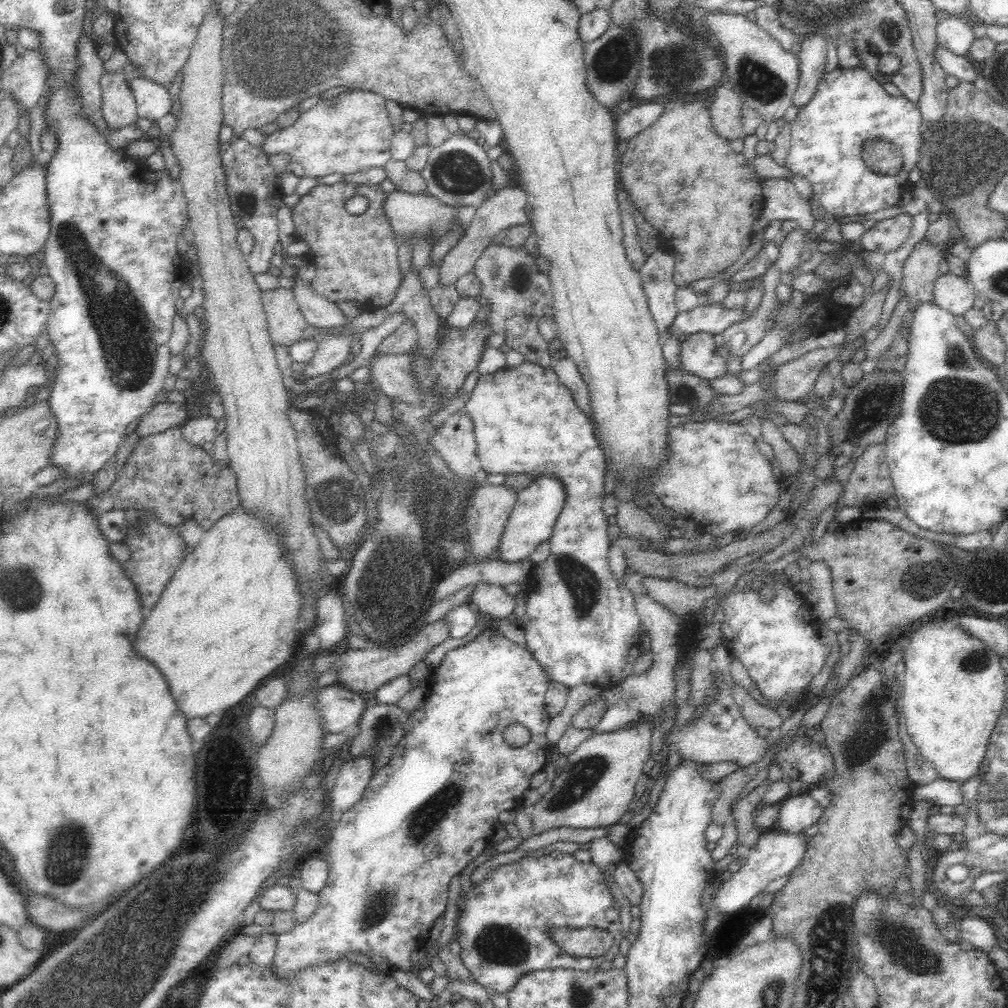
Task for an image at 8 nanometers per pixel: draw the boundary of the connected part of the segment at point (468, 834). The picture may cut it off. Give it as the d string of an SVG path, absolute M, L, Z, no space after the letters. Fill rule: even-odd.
M489 628L484 629L474 640L464 646L449 650L443 657L437 668L430 670L432 681L430 682L422 708L415 710L408 717L406 733L393 750L392 758L386 766L375 772L370 779L362 798L349 808L330 830L325 841L324 849L327 854L328 880L326 886L317 892L320 904L316 912L304 923L297 923L290 932L277 936L277 948L273 962L270 964L273 978L289 983L300 972L320 966L320 964L336 964L340 960L346 960L346 953L360 953L367 956L372 962L373 957L380 957L382 961L390 963L390 970L412 972L411 956L414 951L420 950L426 945L434 920L444 914L448 890L452 876L474 860L490 843L499 823L499 815L504 811L516 810L520 806L522 795L530 788L530 778L536 772L540 772L546 765L546 758L551 752L551 746L546 740L546 732L550 725L551 716L546 712L546 689L548 675L540 666L540 663L532 656L526 647L520 647L508 640L502 633ZM512 724L522 724L530 732L530 740L524 746L512 746L503 737L504 728Z

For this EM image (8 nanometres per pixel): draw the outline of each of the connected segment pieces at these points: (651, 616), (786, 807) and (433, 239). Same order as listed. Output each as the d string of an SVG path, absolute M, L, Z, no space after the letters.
M626 562L626 568L624 568L624 578L625 580L622 582L622 584L625 584L626 589L633 595L634 606L636 607L639 619L641 620L641 624L642 626L644 626L644 628L647 629L647 632L649 633L649 637L651 638L651 652L653 653L653 663L652 663L652 666L648 668L645 672L642 672L642 674L638 674L638 675L631 674L630 676L627 676L623 681L619 682L620 688L622 688L621 699L619 700L618 704L614 705L613 707L610 707L604 713L604 716L602 716L602 718L600 719L599 724L594 729L592 729L594 735L600 735L604 732L616 731L617 729L620 729L620 728L627 728L629 725L634 725L636 720L640 720L640 716L647 716L647 718L651 718L651 720L653 720L653 722L656 722L656 725L658 725L660 722L660 719L658 718L662 716L662 712L664 712L664 708L666 708L666 706L668 706L668 704L670 704L670 702L674 700L674 694L676 690L676 683L674 682L674 666L676 666L676 663L678 661L677 657L679 656L680 648L682 647L681 642L684 639L684 635L685 635L684 625L681 620L682 618L681 616L673 613L671 610L668 610L665 606L662 606L662 604L660 604L659 602L656 602L652 600L652 598L650 598L648 593L646 593L646 589L644 589L644 578L646 578L646 576L643 576L642 574L640 574L639 572L636 572L635 570L632 570L629 566L627 566L627 562Z
M792 793L778 803L778 820L769 830L802 833L804 828L818 822L822 812L822 807L810 795Z
M400 190L388 192L386 200L382 202L382 211L388 217L392 231L396 233L397 244L407 243L412 250L420 240L428 242L434 248L433 246L456 225L462 225L462 236L464 236L465 230L474 218L475 209L473 206L448 206L428 194L412 194Z

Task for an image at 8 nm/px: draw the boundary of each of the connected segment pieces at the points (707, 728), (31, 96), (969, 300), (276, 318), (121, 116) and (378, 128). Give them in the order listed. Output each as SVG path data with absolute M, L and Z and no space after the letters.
M722 688L719 699L712 703L701 719L686 724L676 734L668 737L670 748L676 748L683 758L693 758L707 764L715 762L734 762L738 768L743 768L762 760L776 752L770 747L767 738L762 738L747 724L738 703L728 688Z
M36 49L18 54L18 58L1 74L3 90L12 95L25 110L37 107L46 91L44 56Z
M950 272L940 275L933 286L934 302L954 316L963 316L973 306L976 294L964 277Z
M292 289L264 290L261 301L273 343L289 346L302 338L302 332L309 324L296 305Z
M125 71L104 72L101 76L102 117L110 131L135 125L139 117Z
M351 89L349 92L338 94L328 99L322 99L316 106L306 110L303 114L299 113L298 118L295 120L295 124L286 128L274 127L268 131L264 144L259 148L264 151L264 154L270 156L270 154L278 154L278 152L284 152L291 156L292 161L300 163L304 167L306 177L318 178L319 176L328 176L328 174L354 174L361 170L368 170L369 168L382 168L391 159L391 140L393 136L393 125L390 121L390 116L386 110L385 98L372 91L365 91L360 89Z

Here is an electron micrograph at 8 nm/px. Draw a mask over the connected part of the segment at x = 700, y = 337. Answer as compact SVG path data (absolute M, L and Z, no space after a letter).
M694 332L680 340L680 370L707 381L724 376L726 360L716 354L712 336L710 332Z

